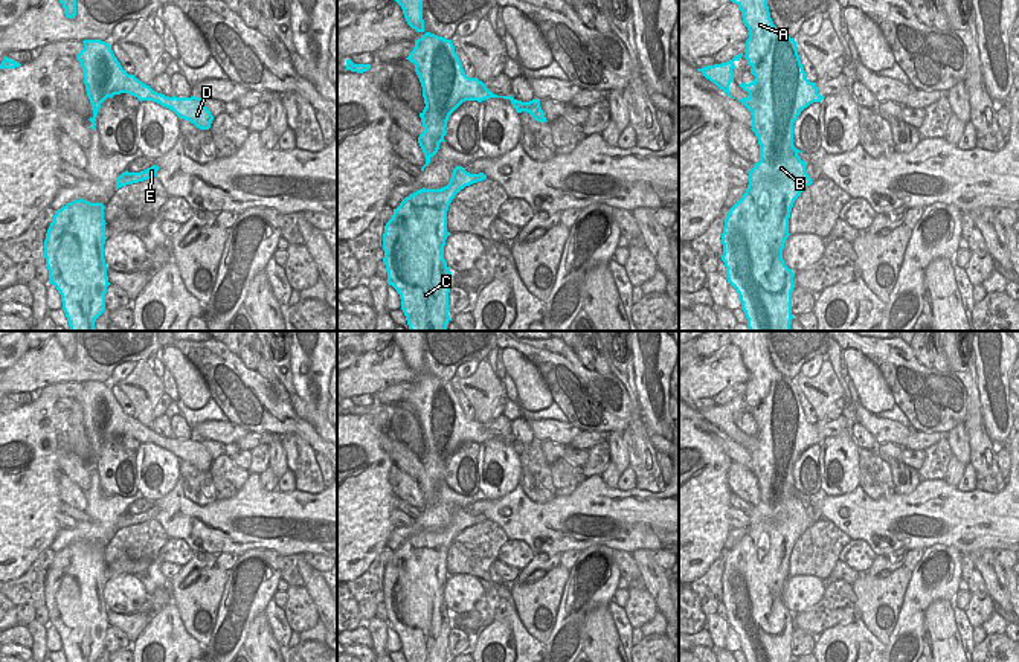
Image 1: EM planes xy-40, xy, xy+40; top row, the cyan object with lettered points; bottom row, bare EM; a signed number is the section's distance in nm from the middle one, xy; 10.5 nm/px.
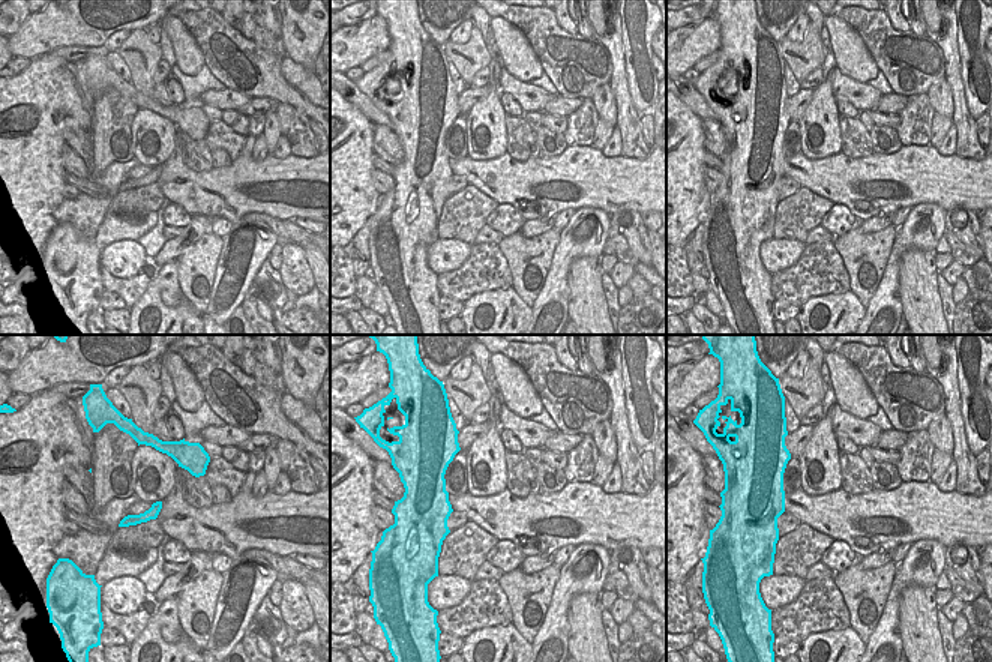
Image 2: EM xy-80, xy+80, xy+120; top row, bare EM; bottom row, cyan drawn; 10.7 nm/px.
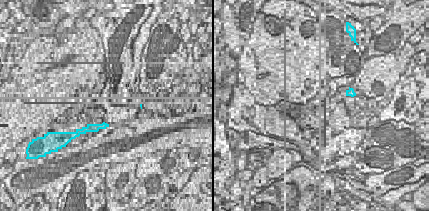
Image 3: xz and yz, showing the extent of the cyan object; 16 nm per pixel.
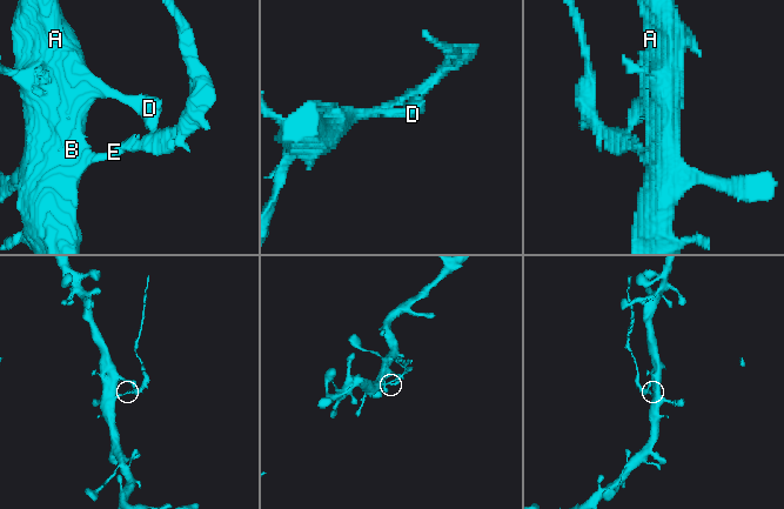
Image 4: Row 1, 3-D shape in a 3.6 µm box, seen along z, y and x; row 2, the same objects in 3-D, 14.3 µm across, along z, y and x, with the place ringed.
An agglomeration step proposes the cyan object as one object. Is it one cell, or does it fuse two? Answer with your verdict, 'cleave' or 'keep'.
cleave

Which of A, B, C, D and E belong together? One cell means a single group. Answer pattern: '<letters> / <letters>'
A B C D / E

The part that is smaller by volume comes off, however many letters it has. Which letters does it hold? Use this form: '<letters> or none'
E

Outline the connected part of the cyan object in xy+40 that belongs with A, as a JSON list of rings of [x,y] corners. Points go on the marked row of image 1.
[[[731,0],[735,3],[749,31],[746,49],[732,59],[697,69],[728,96],[734,82],[734,63],[744,55],[755,79],[740,87],[749,93],[741,102],[752,116],[752,131],[760,145],[760,162],[754,163],[749,185],[741,198],[729,209],[722,233],[726,279],[740,296],[741,310],[747,319],[749,331],[790,331],[793,272],[783,259],[784,243],[789,238],[789,218],[795,200],[813,182],[807,163],[798,156],[793,145],[793,124],[804,108],[821,102],[825,96],[818,93],[816,82],[805,78],[795,38],[776,29],[770,18],[767,0]]]

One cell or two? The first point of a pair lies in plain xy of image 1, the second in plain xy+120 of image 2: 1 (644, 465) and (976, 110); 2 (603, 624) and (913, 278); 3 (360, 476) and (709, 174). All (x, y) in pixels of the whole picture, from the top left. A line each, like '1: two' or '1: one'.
1: two
2: one
3: two

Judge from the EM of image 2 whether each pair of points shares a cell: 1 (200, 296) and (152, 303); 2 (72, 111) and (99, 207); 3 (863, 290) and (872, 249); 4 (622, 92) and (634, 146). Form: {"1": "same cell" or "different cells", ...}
{"1": "different cells", "2": "different cells", "3": "same cell", "4": "same cell"}

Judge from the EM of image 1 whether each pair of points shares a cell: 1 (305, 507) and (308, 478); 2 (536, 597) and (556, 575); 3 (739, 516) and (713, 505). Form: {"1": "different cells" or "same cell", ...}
{"1": "different cells", "2": "same cell", "3": "different cells"}

